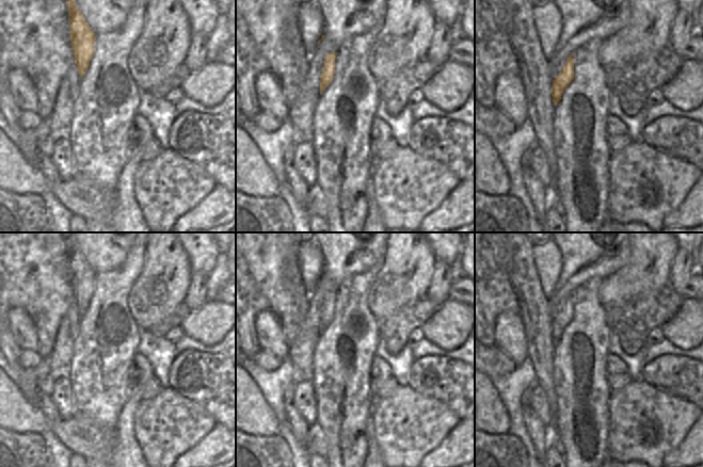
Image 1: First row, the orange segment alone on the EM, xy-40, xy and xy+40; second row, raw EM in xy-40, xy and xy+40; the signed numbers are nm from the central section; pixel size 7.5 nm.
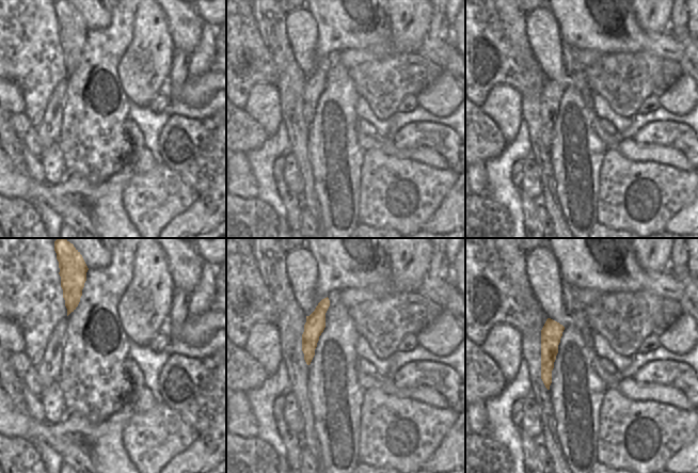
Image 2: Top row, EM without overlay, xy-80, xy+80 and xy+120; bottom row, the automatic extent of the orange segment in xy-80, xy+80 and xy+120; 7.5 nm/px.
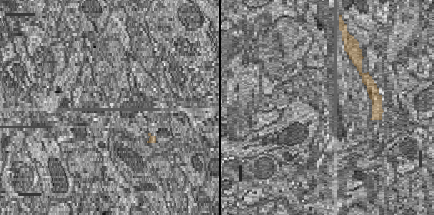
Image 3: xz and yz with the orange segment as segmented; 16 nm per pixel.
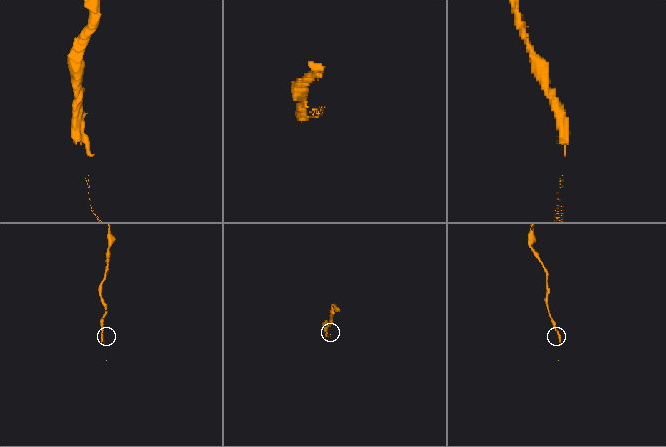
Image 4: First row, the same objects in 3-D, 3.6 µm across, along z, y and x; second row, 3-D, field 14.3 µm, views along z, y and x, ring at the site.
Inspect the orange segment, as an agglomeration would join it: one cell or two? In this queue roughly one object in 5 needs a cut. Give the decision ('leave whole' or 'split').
leave whole

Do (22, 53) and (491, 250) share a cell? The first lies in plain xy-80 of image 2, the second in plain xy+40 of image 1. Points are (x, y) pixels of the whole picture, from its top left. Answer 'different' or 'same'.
same

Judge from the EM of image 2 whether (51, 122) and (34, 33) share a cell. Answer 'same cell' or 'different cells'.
different cells

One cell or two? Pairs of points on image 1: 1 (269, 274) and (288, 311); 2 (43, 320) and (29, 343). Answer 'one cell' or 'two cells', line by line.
1: one cell
2: two cells

